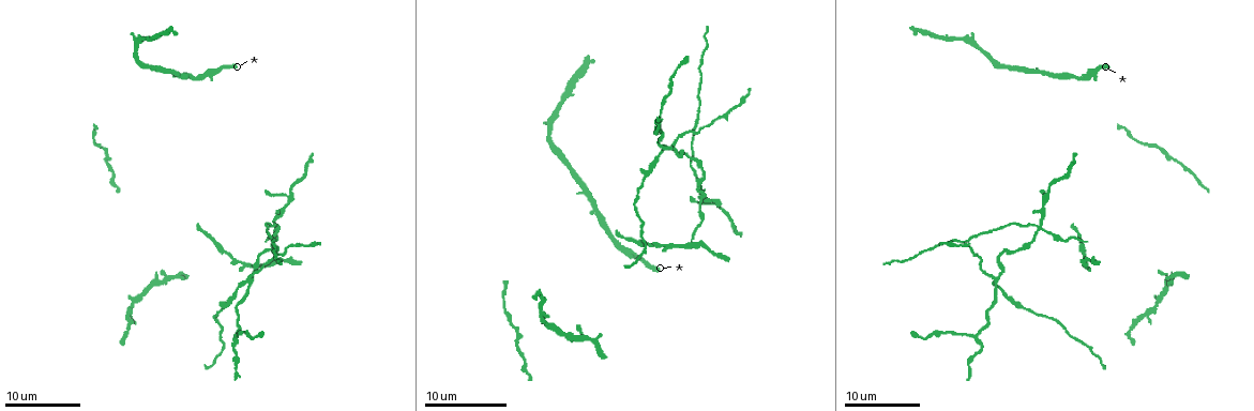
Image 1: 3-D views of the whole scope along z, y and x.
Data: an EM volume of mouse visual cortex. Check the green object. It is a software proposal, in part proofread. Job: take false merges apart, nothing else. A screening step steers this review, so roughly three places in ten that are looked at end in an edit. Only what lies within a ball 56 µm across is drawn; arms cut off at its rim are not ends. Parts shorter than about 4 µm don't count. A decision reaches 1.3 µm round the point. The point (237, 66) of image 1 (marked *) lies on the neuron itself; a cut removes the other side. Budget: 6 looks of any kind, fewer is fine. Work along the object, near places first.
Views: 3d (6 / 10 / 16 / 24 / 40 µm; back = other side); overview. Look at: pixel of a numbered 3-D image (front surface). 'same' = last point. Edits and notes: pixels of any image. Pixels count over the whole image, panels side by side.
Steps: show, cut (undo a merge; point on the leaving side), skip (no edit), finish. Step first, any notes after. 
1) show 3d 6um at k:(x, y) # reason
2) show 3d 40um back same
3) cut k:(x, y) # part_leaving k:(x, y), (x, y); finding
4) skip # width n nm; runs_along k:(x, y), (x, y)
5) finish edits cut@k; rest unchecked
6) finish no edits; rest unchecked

show 3d 16um at 1:(663, 245) # side arm on a straight run

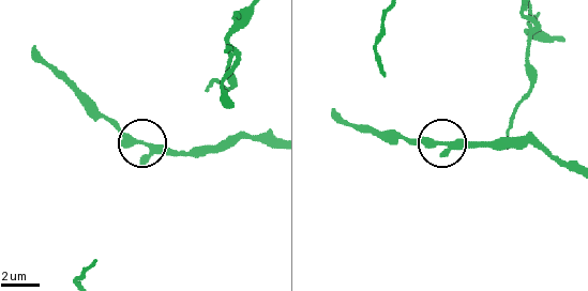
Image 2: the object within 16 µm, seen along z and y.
show 3d 6um at 2:(145, 146)

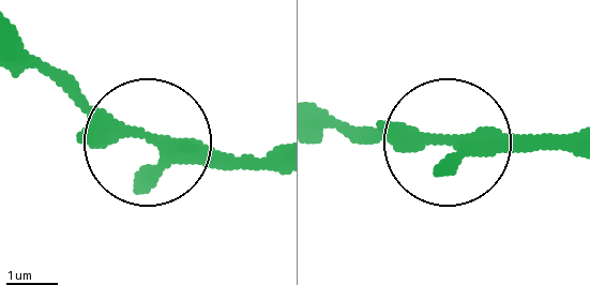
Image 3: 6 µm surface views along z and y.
skip # all the same neuron

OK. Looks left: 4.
show 3d 16um at 1:(248, 283) # looks like a crossing

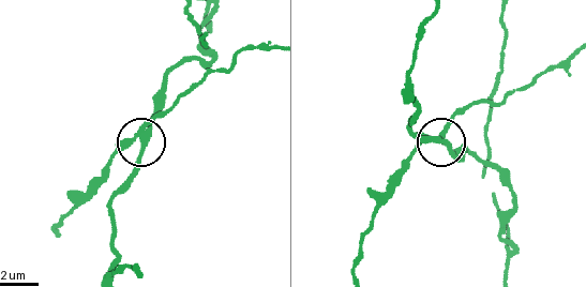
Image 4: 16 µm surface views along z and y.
cut 4:(451, 116) # width 300 nm; a second neuron is stuck on

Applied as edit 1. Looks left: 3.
show overview

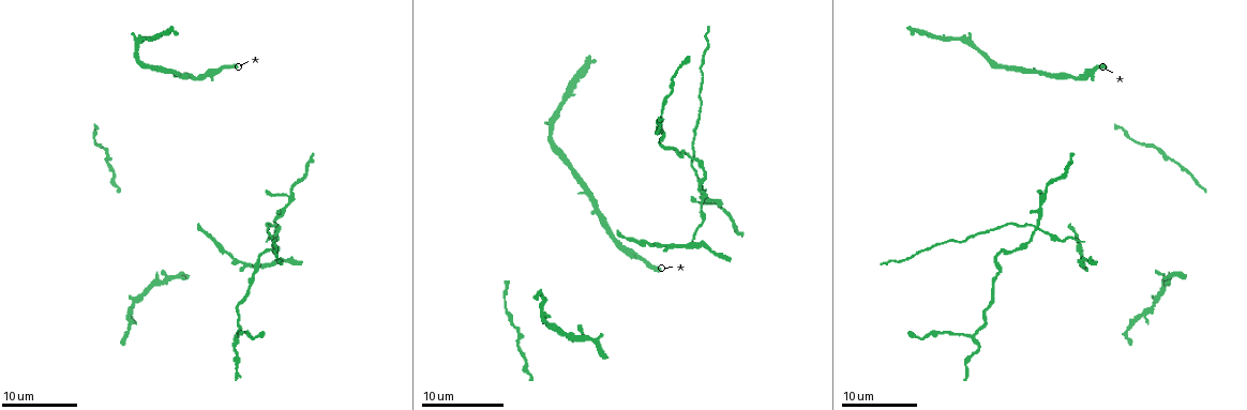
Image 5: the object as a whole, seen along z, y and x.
show 3d 6um at 5:(276, 227) # four-way junction

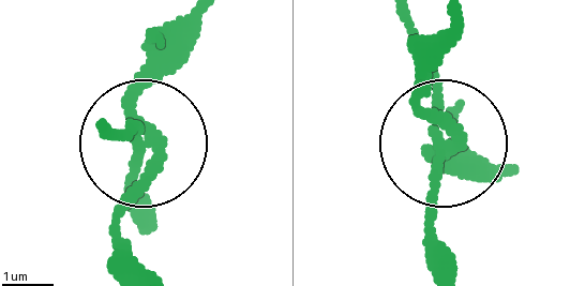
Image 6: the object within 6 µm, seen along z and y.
show 3d 6um back at 6:(143, 151)

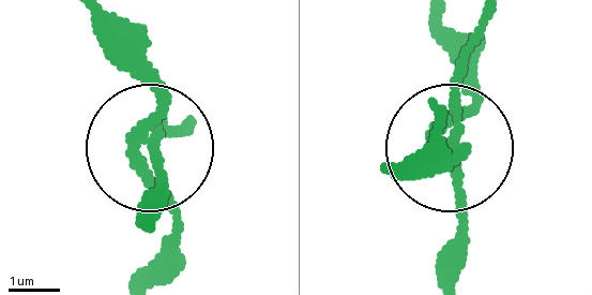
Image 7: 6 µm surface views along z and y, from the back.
cut 7:(164, 179) # arms 4; part_leaving 7:(454, 137), (454, 77), (475, 26); a second neuron is stuck on

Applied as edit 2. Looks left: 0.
finish edits cut@4, cut@7; rest unchecked

